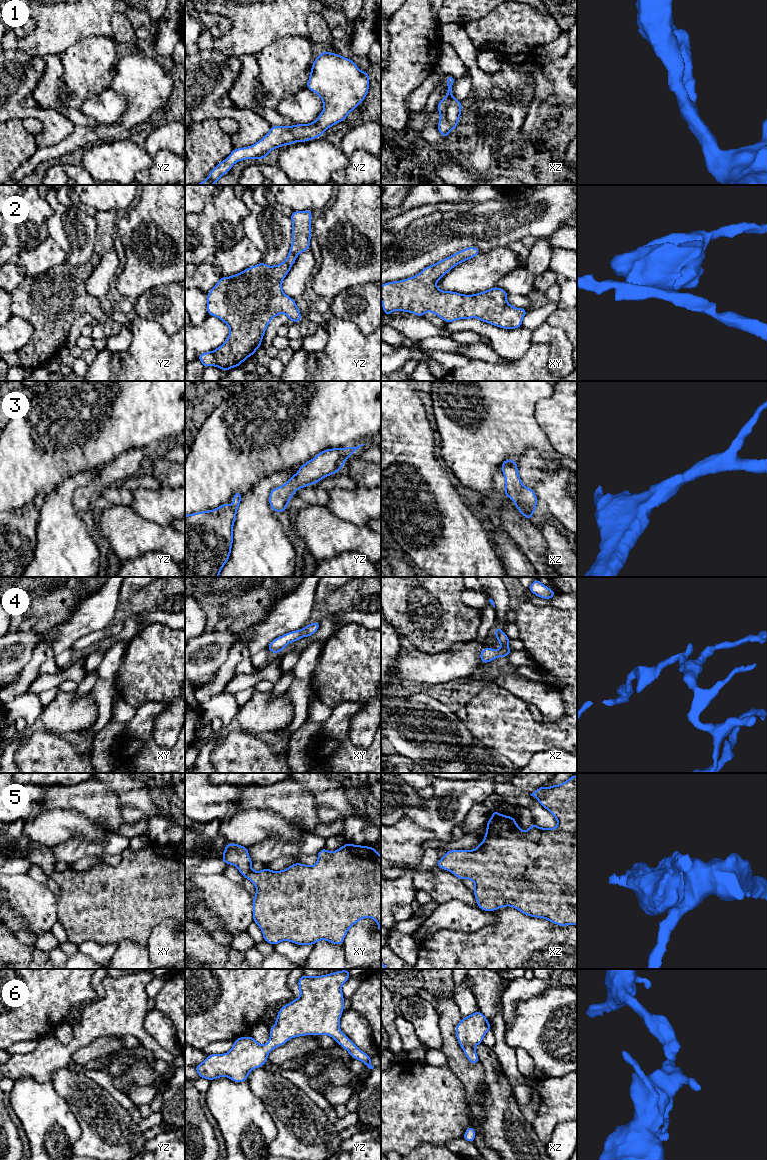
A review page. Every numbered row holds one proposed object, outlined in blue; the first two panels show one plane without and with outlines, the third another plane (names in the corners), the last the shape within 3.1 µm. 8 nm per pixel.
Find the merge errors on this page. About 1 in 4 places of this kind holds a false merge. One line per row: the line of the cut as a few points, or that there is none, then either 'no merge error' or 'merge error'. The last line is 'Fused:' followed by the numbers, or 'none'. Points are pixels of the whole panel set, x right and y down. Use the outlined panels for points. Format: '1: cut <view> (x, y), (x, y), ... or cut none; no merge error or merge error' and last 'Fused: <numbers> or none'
1: cut none; no merge error
2: cut none; no merge error
3: cut none; no merge error
4: cut none; no merge error
5: cut none; no merge error
6: cut none; no merge error
Fused: none

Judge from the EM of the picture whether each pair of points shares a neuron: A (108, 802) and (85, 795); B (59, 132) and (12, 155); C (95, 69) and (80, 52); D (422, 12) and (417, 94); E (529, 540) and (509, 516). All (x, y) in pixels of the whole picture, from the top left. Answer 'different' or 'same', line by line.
A: same
B: different
C: same
D: different
E: same

